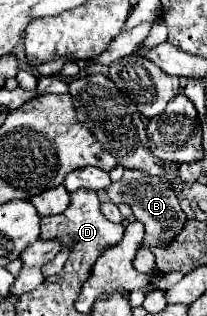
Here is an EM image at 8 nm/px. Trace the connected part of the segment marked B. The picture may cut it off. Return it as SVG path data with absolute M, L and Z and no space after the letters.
M127 169L119 181L115 181L107 187L107 195L111 201L127 201L135 219L143 223L145 235L139 245L141 249L153 249L153 247L167 245L171 239L177 237L177 233L181 233L181 229L187 223L187 217L185 217L183 209L179 207L179 199L175 195L173 187L163 177L153 177L143 171Z

